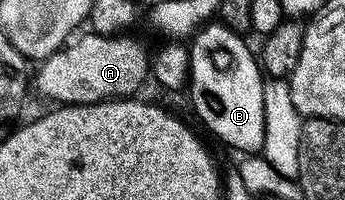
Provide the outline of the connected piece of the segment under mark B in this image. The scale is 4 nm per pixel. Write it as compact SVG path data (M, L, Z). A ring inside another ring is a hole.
M214 20L193 35L189 43L190 78L188 93L194 105L194 114L223 142L237 152L258 152L264 144L264 71L259 59L246 47L237 30L230 30L221 21Z

